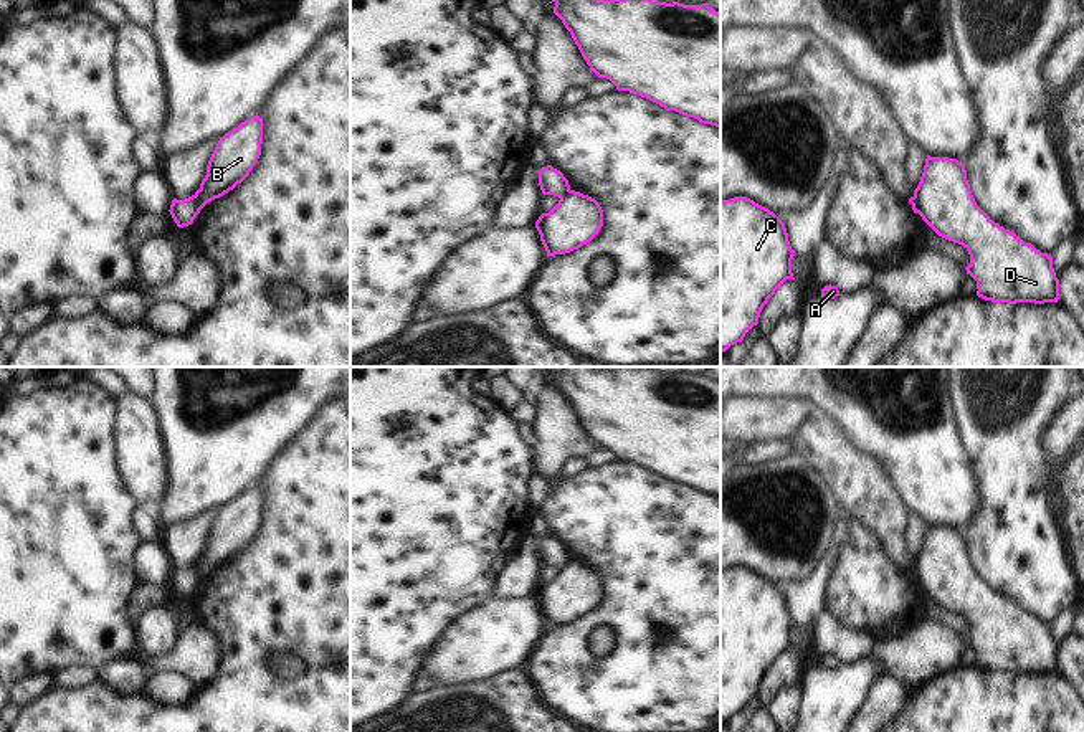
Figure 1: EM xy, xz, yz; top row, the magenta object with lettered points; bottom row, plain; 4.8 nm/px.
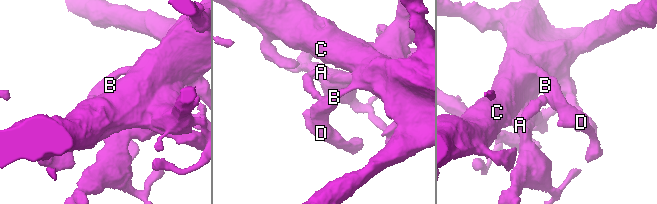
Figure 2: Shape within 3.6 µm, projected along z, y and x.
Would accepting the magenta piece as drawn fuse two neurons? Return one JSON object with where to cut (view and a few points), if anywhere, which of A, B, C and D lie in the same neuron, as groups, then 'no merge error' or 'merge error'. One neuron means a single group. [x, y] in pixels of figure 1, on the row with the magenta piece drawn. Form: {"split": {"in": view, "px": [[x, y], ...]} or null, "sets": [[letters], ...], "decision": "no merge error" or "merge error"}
{"split": {"in": "xy", "px": [[194, 195], [200, 209]]}, "sets": [["A"], ["B", "C", "D"]], "decision": "merge error"}

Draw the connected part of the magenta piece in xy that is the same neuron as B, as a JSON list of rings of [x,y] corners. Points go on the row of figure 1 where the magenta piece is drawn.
[[[256,114],[220,137],[195,192],[200,210],[241,183],[261,155],[263,119]]]

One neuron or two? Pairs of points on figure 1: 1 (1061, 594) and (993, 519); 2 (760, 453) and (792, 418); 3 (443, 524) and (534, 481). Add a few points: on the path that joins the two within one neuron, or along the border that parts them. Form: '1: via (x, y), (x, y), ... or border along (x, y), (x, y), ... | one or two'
1: via (1043, 575), (1022, 554), (1012, 537) | one
2: border along (789, 438), (754, 440), (747, 446) | two
3: border along (534, 473), (526, 483), (531, 509) | two

